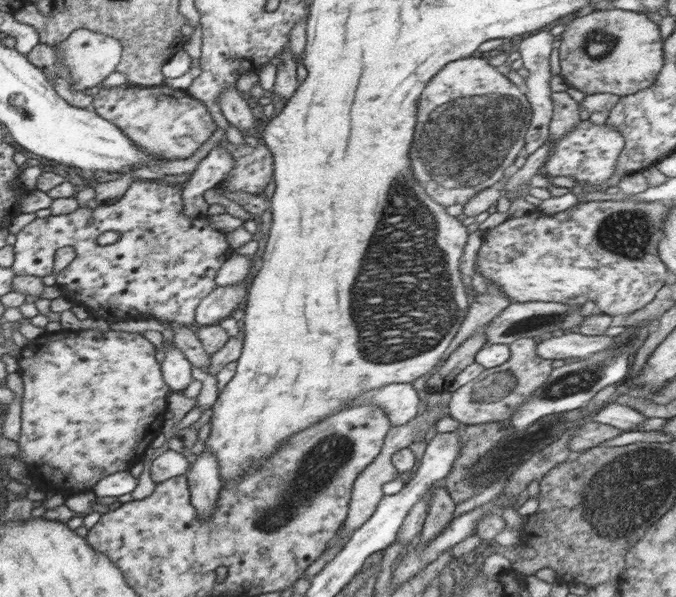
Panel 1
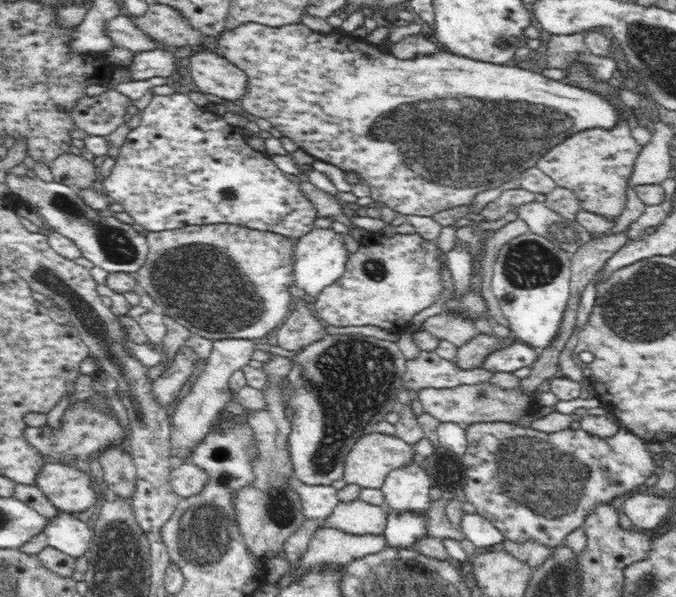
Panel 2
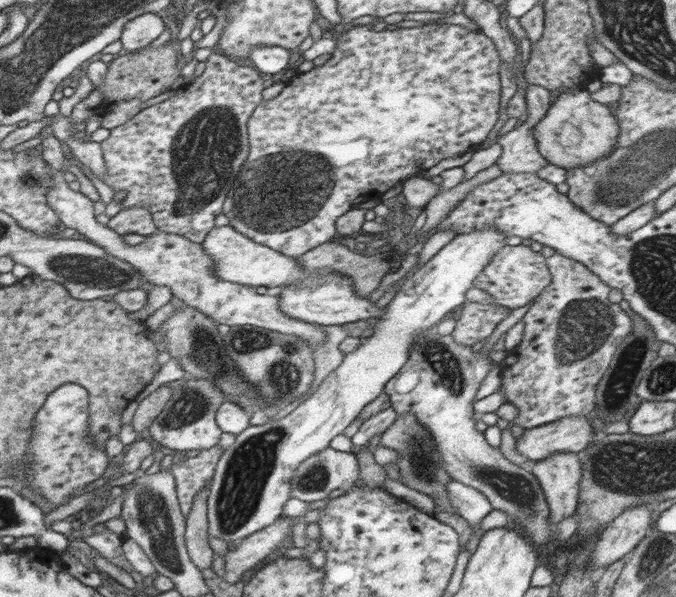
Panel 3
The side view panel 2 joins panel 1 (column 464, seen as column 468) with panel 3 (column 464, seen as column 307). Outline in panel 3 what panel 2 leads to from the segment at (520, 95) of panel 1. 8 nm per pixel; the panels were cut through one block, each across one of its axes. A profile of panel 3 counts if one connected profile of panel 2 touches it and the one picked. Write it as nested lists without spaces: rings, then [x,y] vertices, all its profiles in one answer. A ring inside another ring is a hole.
[[[449,23],[382,31],[374,31],[371,26],[355,26],[351,30],[334,35],[334,38],[336,50],[332,52],[332,59],[328,59],[321,66],[314,66],[308,72],[289,75],[288,82],[278,96],[271,100],[262,100],[259,106],[256,106],[256,116],[252,116],[252,124],[248,124],[248,132],[252,132],[252,156],[248,156],[248,164],[244,164],[242,180],[233,189],[233,196],[228,196],[227,202],[224,203],[224,214],[230,219],[230,225],[238,232],[286,256],[300,257],[308,250],[332,240],[337,232],[335,220],[352,209],[354,204],[367,205],[370,199],[380,198],[400,181],[419,176],[421,172],[429,170],[444,159],[457,157],[468,151],[476,151],[498,122],[501,96],[500,55],[494,41],[481,30],[470,31],[464,26],[454,26]]]

